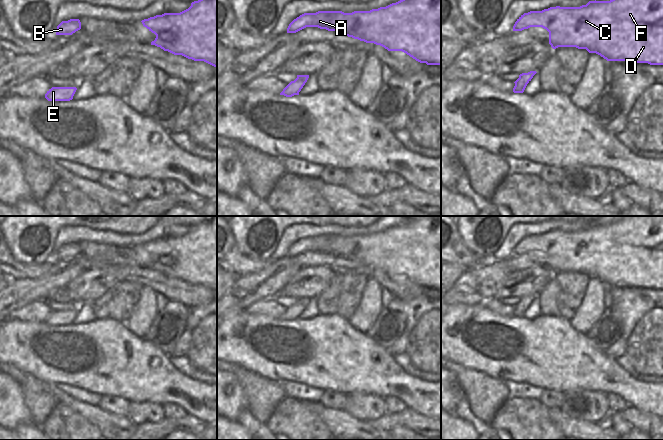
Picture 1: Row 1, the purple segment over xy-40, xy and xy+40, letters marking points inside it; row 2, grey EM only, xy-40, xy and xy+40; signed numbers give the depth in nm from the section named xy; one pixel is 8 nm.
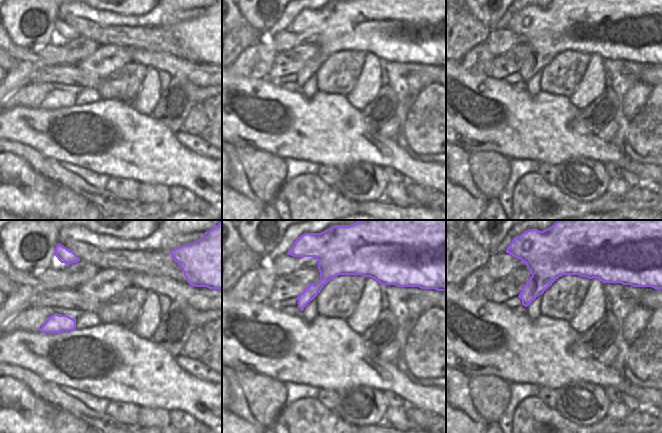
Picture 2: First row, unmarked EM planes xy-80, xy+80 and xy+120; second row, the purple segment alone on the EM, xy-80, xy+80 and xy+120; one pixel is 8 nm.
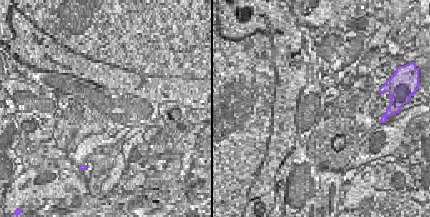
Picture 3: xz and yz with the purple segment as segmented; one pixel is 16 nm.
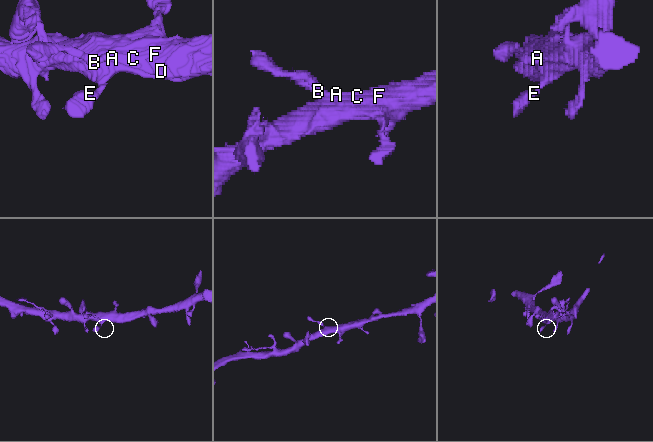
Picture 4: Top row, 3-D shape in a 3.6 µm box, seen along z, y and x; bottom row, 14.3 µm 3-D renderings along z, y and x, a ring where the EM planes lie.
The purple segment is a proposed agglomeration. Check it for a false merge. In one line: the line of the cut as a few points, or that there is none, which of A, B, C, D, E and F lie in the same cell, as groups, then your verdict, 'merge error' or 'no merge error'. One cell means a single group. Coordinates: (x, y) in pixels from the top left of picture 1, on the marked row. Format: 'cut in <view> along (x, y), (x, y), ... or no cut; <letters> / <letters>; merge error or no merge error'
no cut; A B C D E F; no merge error

